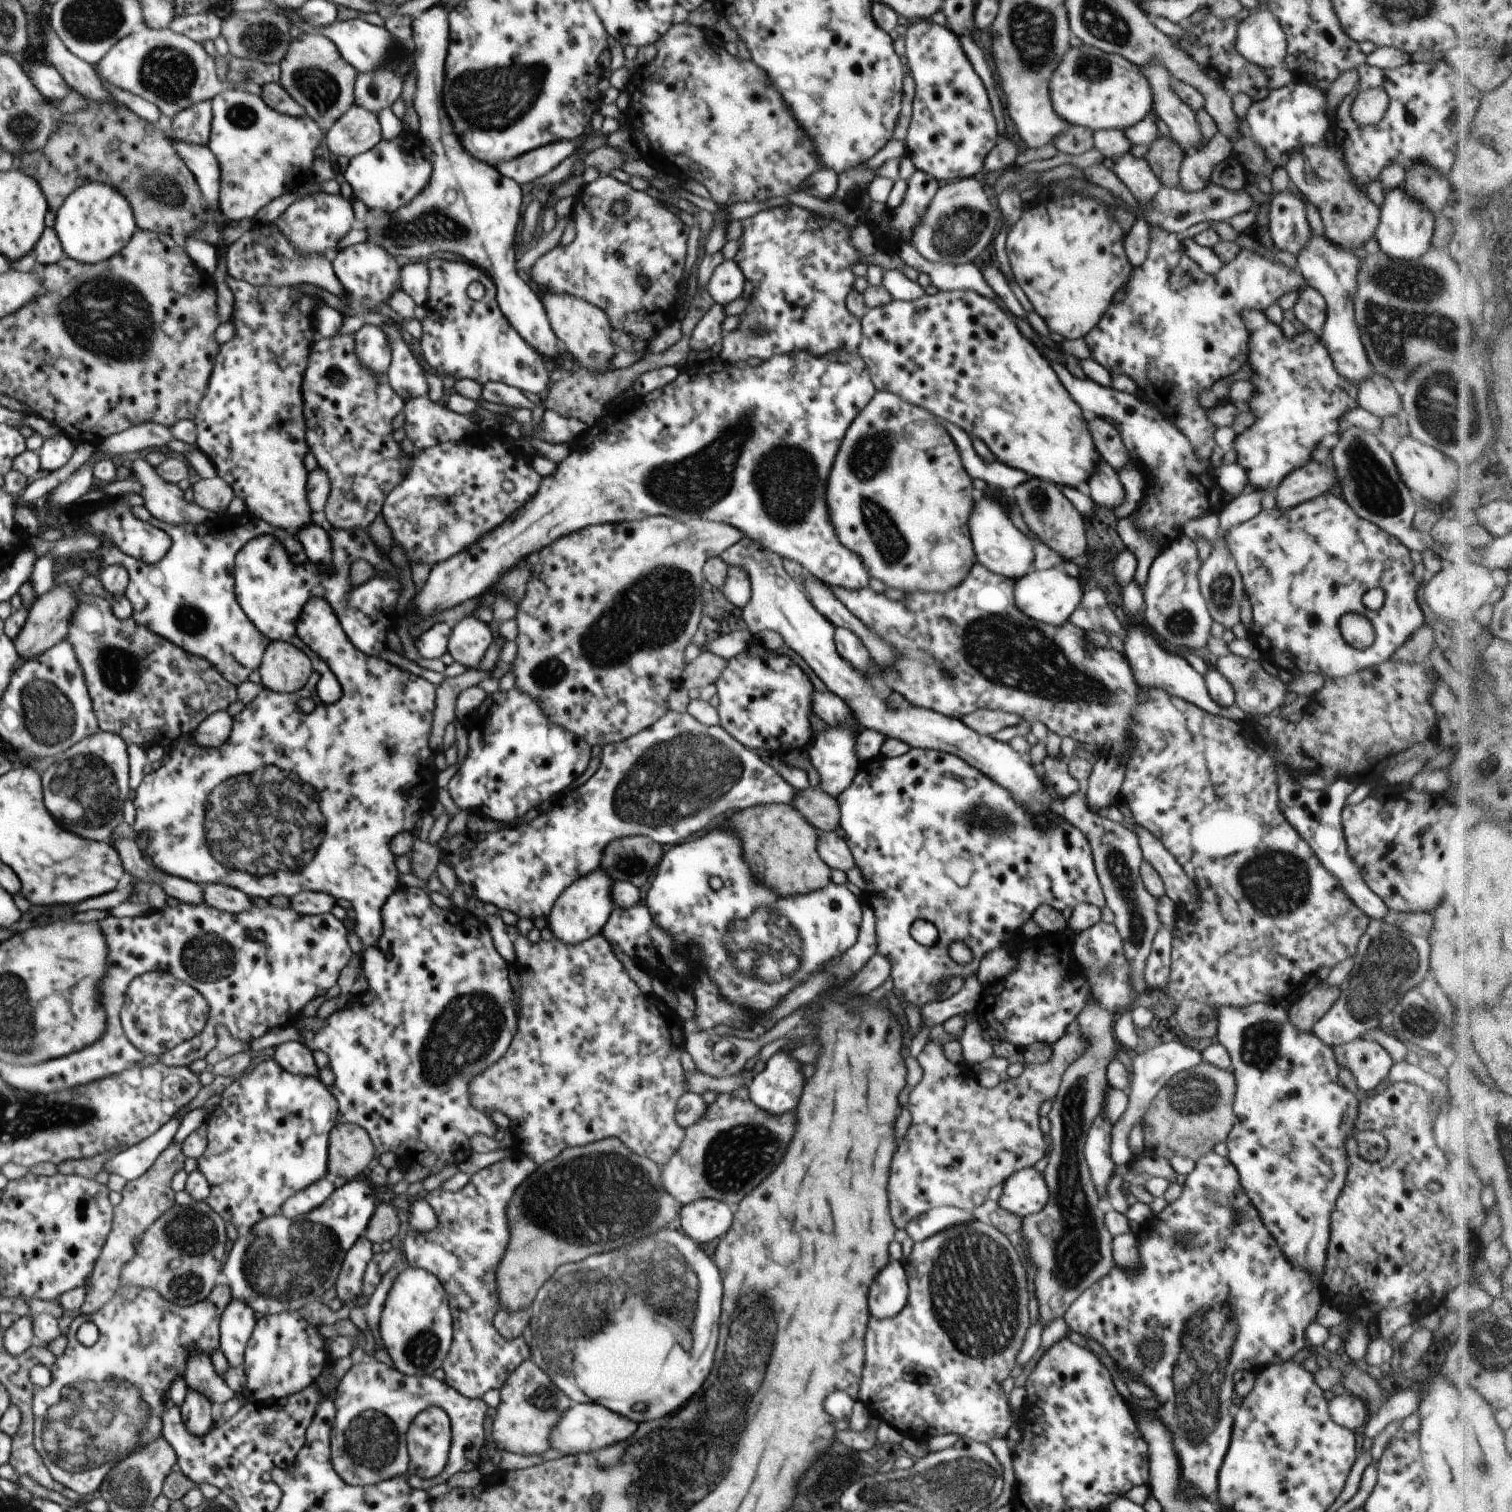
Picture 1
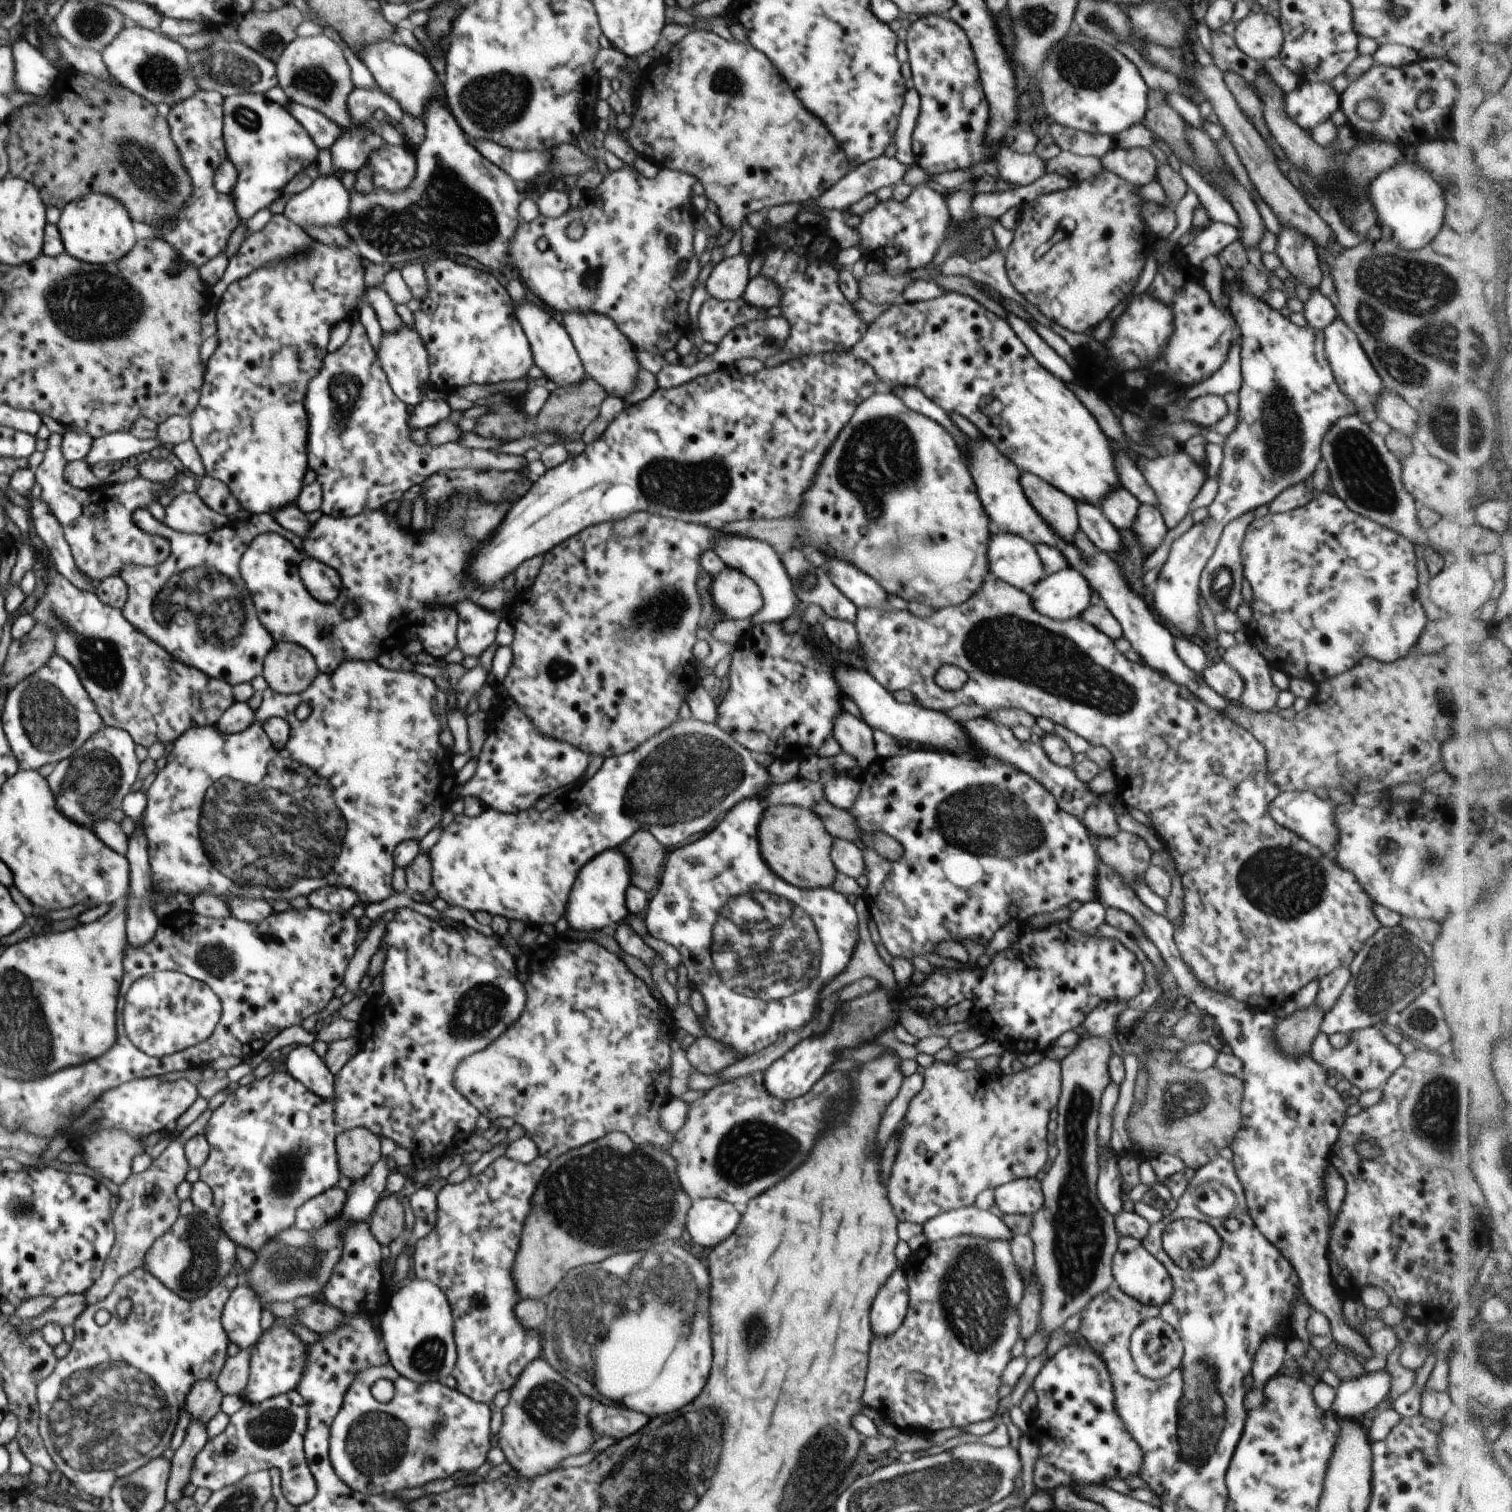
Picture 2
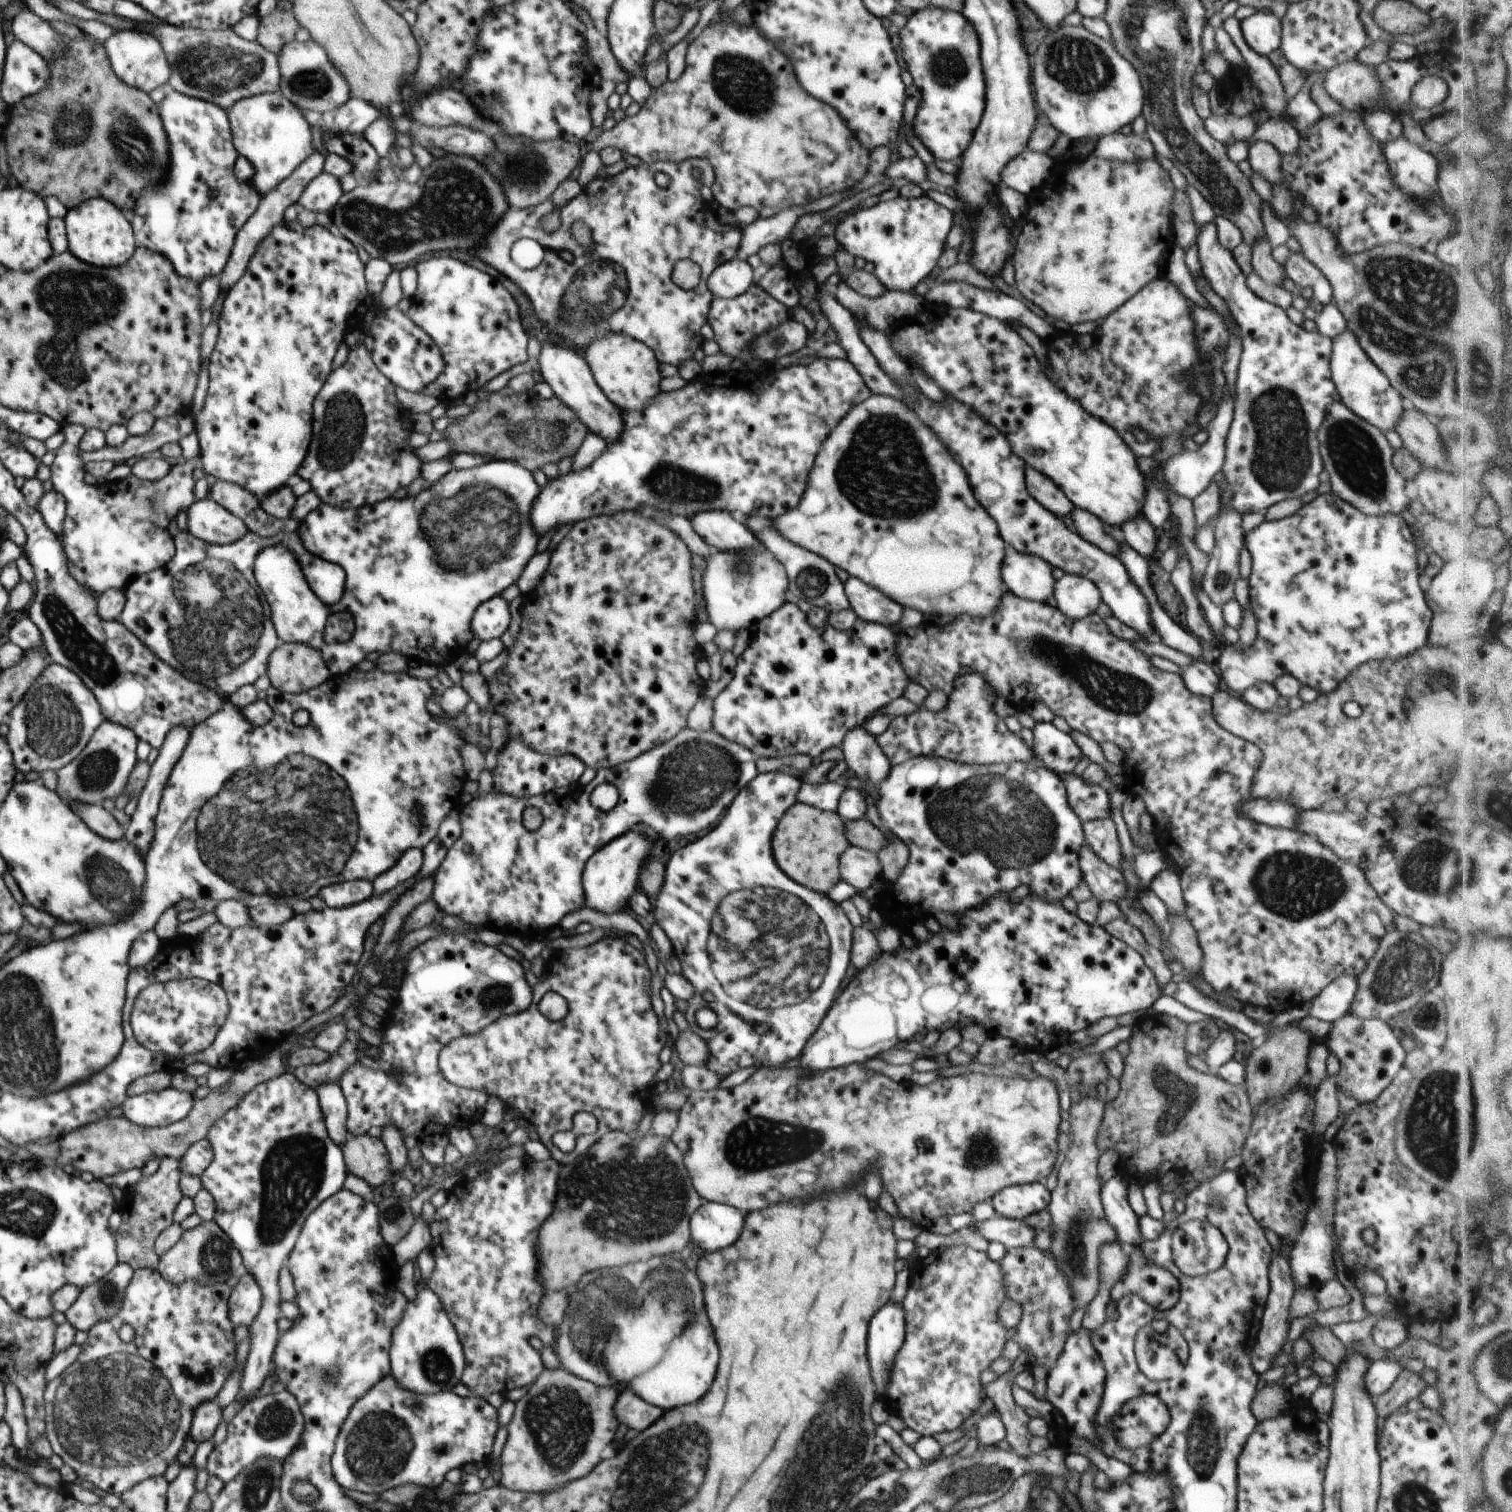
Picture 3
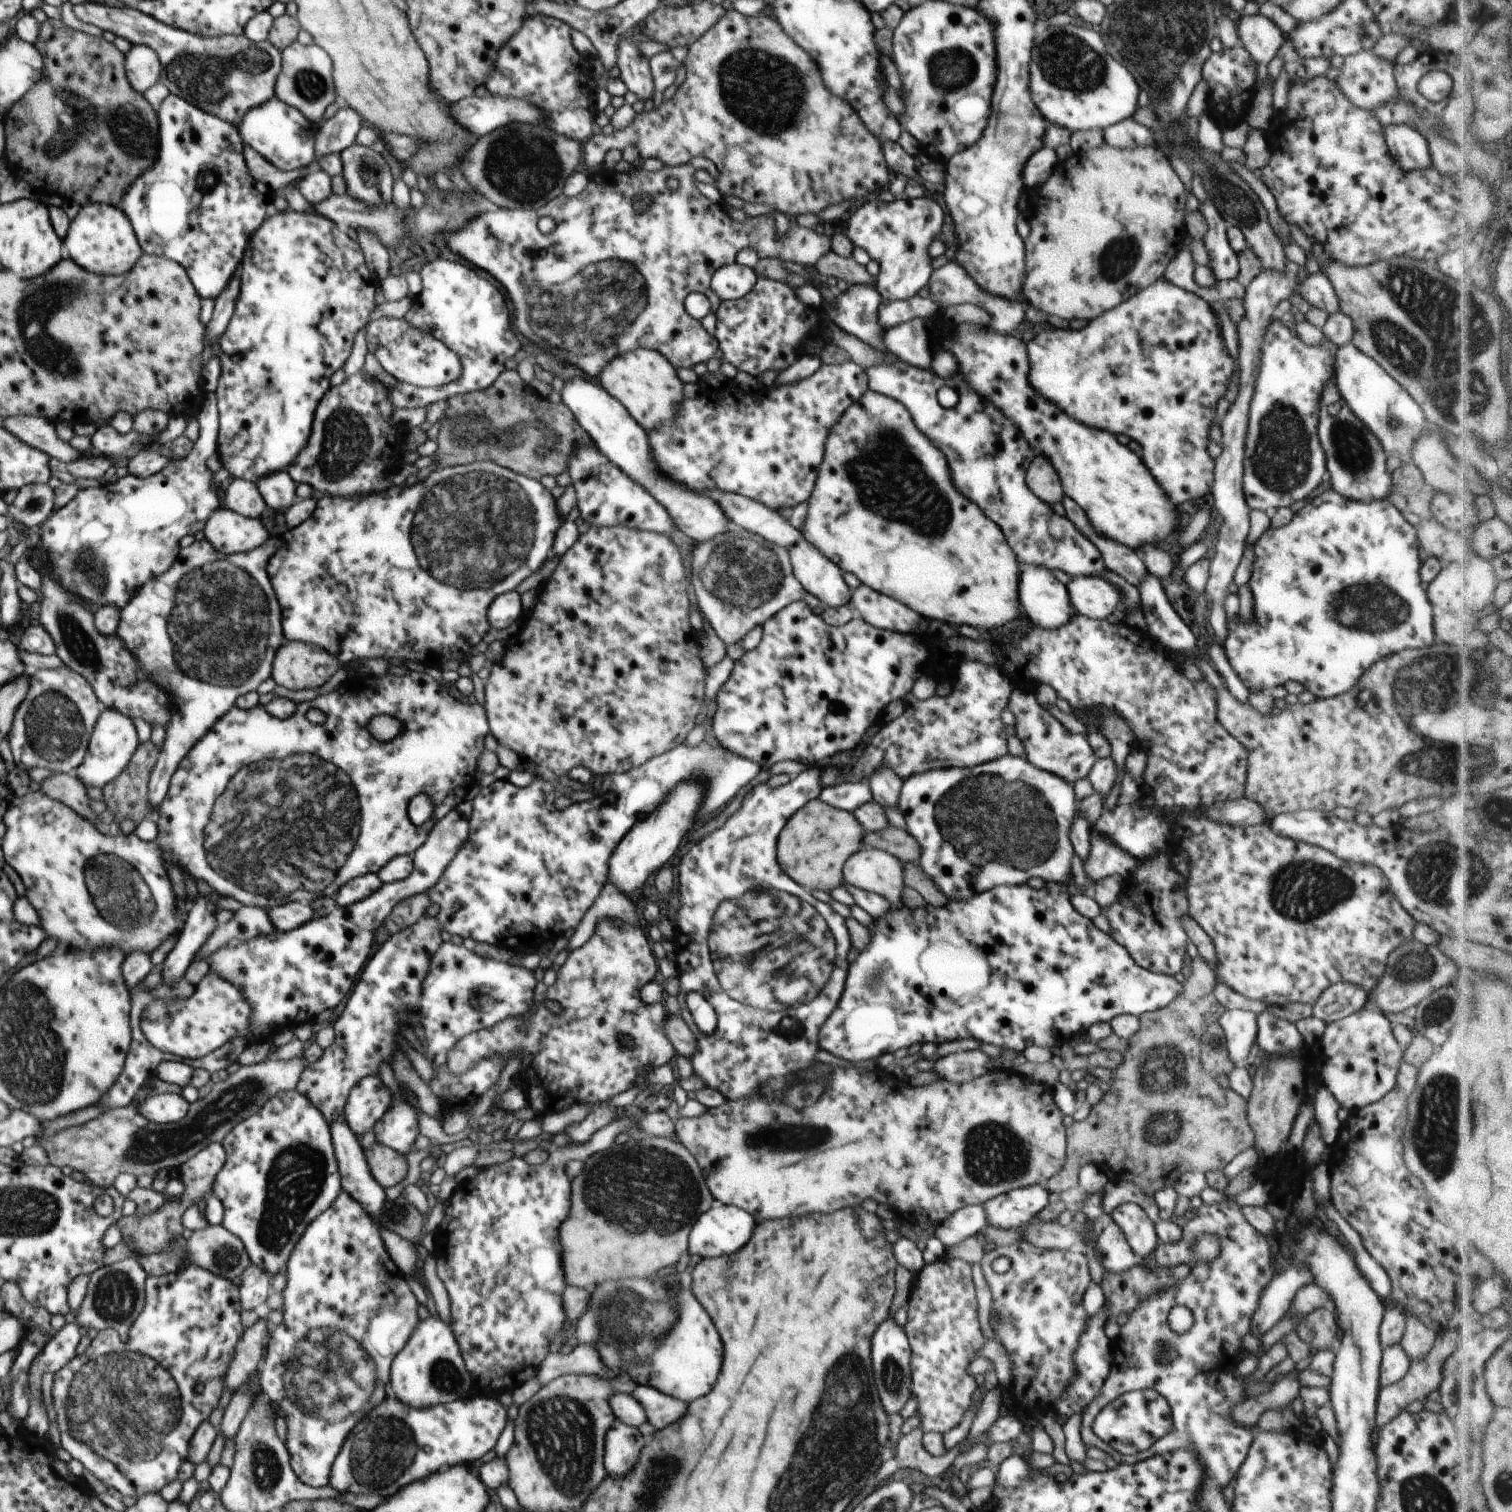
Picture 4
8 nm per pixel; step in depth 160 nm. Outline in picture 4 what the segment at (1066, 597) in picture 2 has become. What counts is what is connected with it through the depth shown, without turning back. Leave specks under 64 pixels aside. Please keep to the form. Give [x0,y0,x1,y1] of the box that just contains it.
[1066,574,1121,620]

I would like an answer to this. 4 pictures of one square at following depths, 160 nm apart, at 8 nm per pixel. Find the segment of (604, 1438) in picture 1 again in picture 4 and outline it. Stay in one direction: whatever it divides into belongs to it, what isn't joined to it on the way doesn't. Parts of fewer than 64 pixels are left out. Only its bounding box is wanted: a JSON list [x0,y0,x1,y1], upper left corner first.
[632,1385,689,1429]

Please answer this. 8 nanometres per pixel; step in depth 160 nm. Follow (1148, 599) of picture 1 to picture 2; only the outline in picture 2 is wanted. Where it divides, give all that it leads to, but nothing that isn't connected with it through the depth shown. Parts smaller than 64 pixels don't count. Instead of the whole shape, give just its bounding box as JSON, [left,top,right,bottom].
[1152,267,1359,638]

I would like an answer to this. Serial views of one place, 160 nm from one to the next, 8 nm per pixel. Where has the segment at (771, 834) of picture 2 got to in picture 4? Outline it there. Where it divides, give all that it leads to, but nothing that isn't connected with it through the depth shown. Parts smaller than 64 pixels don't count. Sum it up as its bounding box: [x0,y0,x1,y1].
[777,799,864,891]

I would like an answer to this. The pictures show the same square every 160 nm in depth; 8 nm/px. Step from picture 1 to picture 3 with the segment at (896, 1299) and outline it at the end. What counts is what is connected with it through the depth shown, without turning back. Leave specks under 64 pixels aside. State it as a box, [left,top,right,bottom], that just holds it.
[867,1301,906,1399]

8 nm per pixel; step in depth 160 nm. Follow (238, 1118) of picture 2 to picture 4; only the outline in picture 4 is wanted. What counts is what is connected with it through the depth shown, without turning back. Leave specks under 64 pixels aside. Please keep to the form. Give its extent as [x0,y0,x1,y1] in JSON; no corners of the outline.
[213,1091,341,1439]

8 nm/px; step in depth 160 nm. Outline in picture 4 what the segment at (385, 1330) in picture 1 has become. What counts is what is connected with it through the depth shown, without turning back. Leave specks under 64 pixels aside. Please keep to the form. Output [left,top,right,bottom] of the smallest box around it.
[389,1316,472,1409]

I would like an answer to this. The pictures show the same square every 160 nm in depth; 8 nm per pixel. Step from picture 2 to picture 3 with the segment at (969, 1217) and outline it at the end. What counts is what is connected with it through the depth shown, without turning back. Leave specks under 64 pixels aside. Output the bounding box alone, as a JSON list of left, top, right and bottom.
[973,1213,1037,1249]

